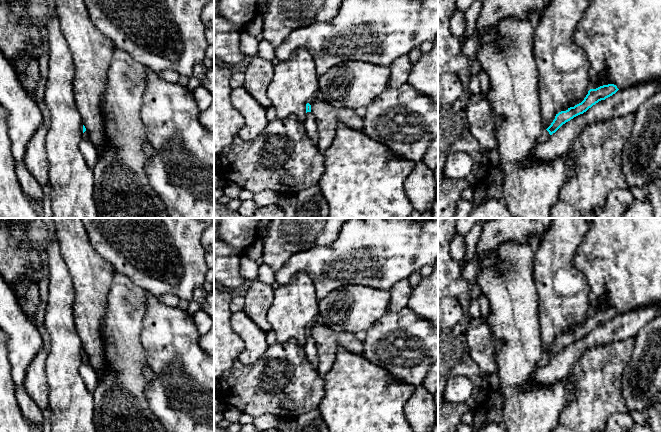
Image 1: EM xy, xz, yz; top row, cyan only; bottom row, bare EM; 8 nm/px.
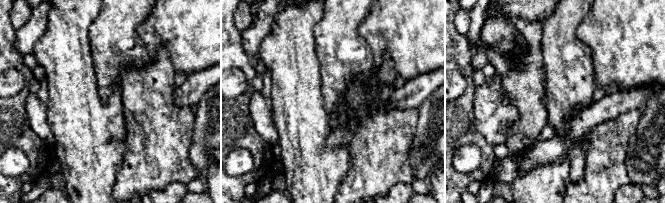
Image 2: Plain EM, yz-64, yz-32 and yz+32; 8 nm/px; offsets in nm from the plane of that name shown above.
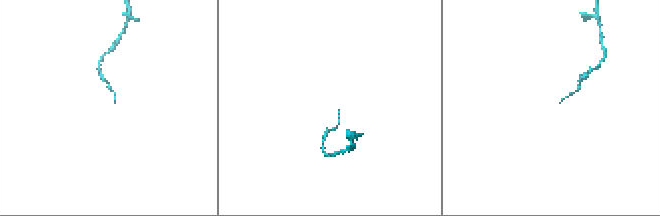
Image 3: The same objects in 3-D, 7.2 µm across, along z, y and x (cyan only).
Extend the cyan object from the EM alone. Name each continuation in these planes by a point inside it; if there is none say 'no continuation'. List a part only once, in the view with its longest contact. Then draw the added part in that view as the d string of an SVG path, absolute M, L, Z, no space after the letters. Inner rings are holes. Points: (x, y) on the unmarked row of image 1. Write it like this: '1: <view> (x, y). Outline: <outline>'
1: yz (544, 360). Outline: M545 354L545 355L539 360L538 366L539 366L540 368L546 366L546 365L548 364L549 360L550 360L549 356L548 356L547 354Z

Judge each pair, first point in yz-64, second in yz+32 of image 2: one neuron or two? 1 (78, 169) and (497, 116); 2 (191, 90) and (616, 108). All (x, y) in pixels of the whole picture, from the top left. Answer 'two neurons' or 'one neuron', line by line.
1: two neurons
2: one neuron

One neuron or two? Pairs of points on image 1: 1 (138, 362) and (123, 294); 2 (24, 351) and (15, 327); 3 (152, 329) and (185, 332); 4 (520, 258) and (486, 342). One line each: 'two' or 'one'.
1: one
2: one
3: one
4: two

